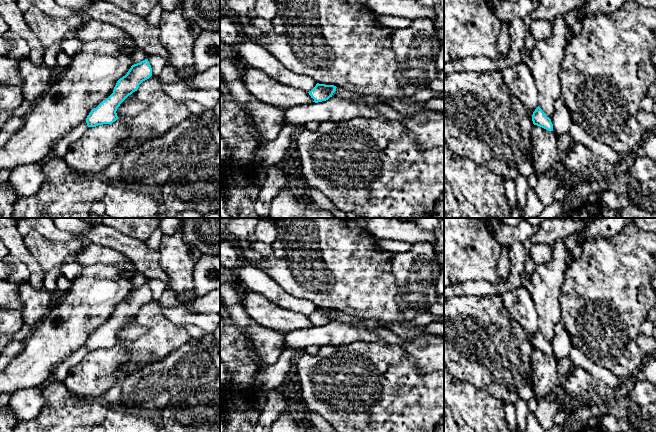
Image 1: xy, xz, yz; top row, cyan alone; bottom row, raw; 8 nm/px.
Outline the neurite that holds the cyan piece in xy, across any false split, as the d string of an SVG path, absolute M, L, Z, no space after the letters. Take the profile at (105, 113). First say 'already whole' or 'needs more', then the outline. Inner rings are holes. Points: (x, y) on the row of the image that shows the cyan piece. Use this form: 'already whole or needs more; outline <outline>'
already whole; outline M148 59L132 65L127 74L117 81L113 93L91 110L86 118L87 126L96 127L115 122L118 119L116 111L120 104L151 76L152 68Z

